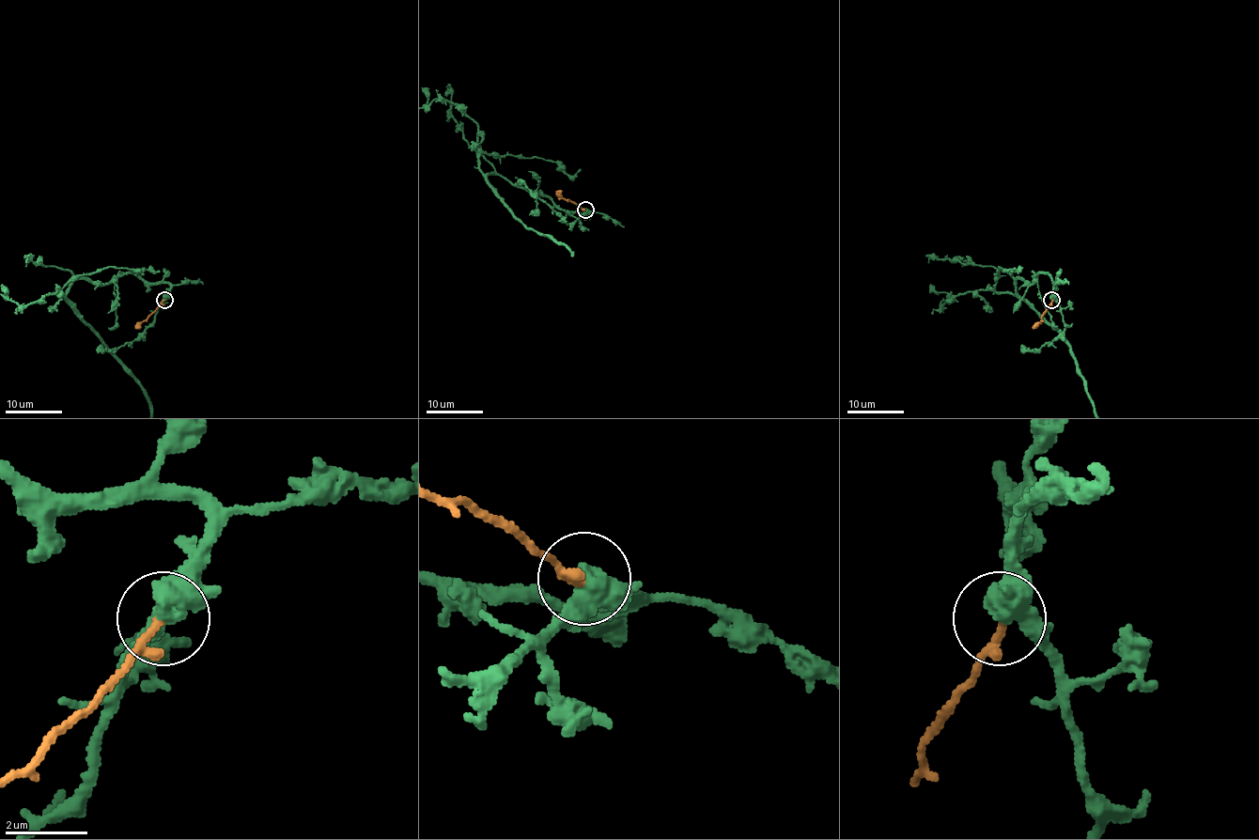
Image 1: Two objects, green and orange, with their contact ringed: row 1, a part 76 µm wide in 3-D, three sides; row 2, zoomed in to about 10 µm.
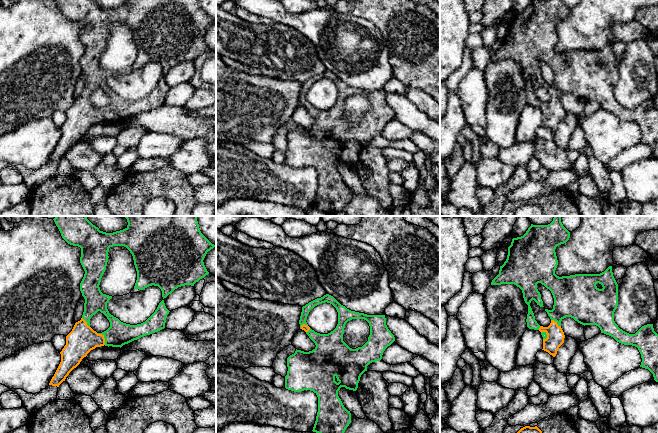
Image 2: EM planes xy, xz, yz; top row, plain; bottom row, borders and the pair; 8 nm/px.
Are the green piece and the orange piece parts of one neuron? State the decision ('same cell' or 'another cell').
same cell

